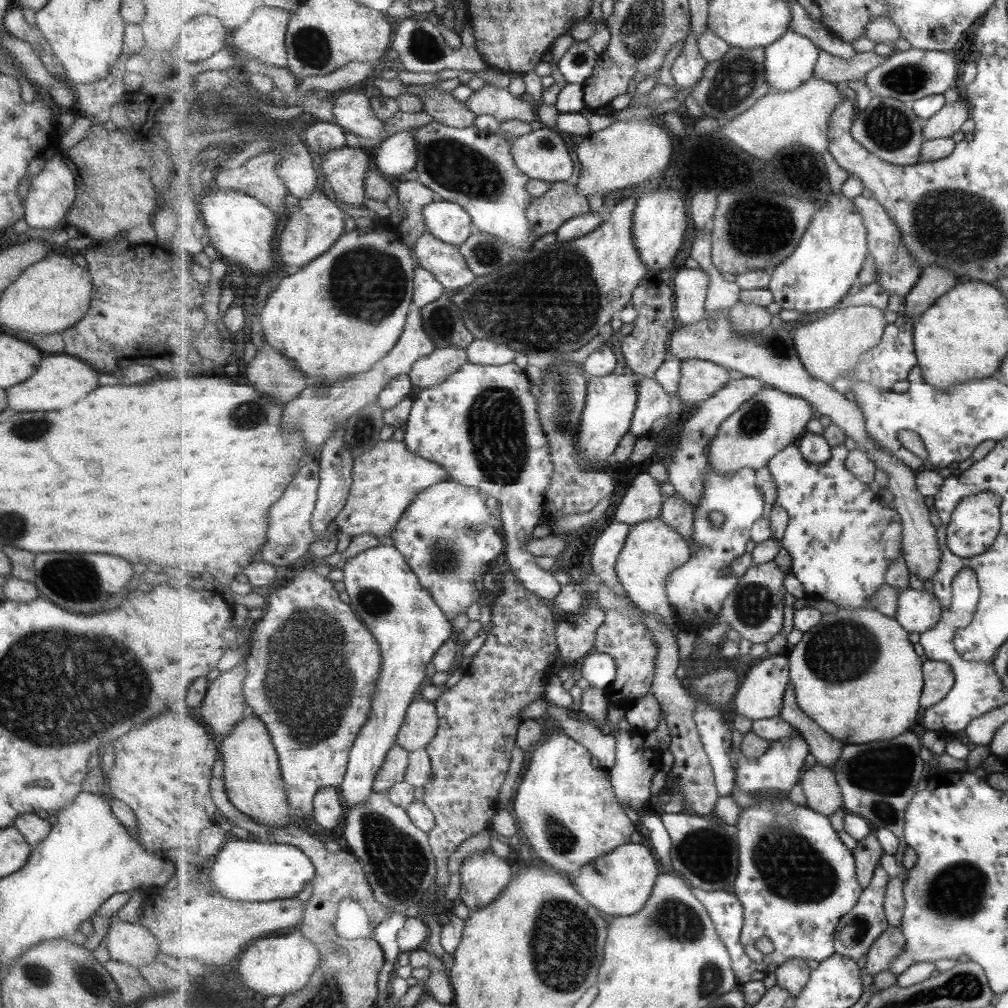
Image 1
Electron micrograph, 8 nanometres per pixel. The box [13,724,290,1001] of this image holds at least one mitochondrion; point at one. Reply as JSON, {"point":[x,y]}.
{"point":[37,975]}

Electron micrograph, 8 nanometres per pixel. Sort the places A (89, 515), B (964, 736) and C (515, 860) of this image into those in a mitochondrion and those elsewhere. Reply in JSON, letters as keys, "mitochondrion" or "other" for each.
{"A":"other","B":"other","C":"other"}

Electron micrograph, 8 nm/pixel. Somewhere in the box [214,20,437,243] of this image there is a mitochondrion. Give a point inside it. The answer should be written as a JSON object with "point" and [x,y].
{"point":[311,46]}

